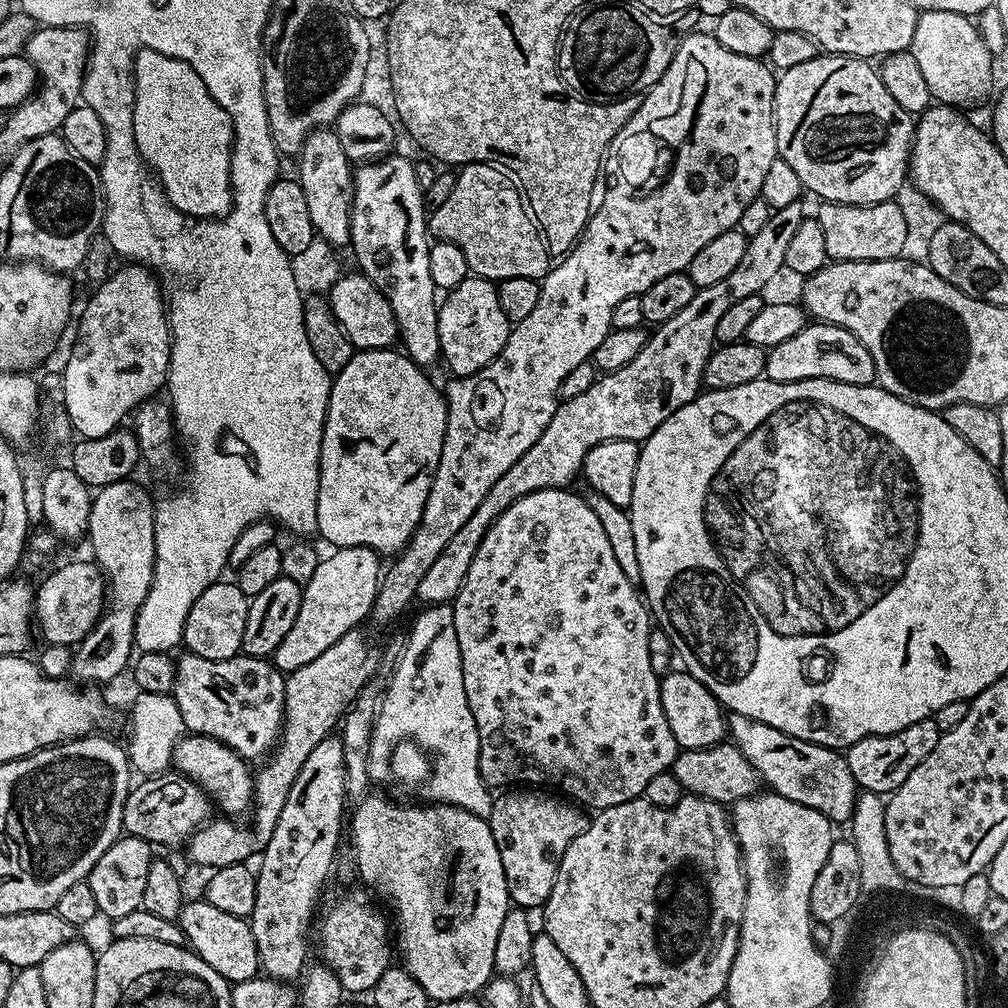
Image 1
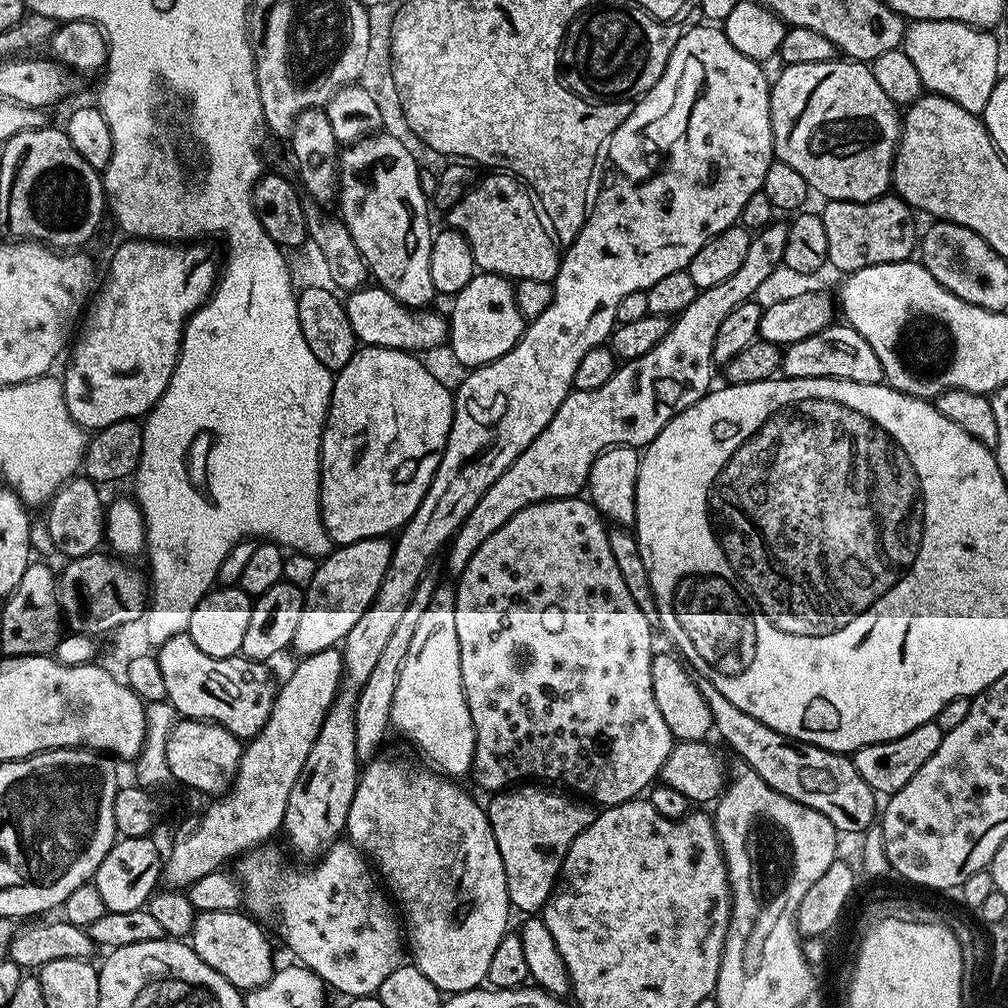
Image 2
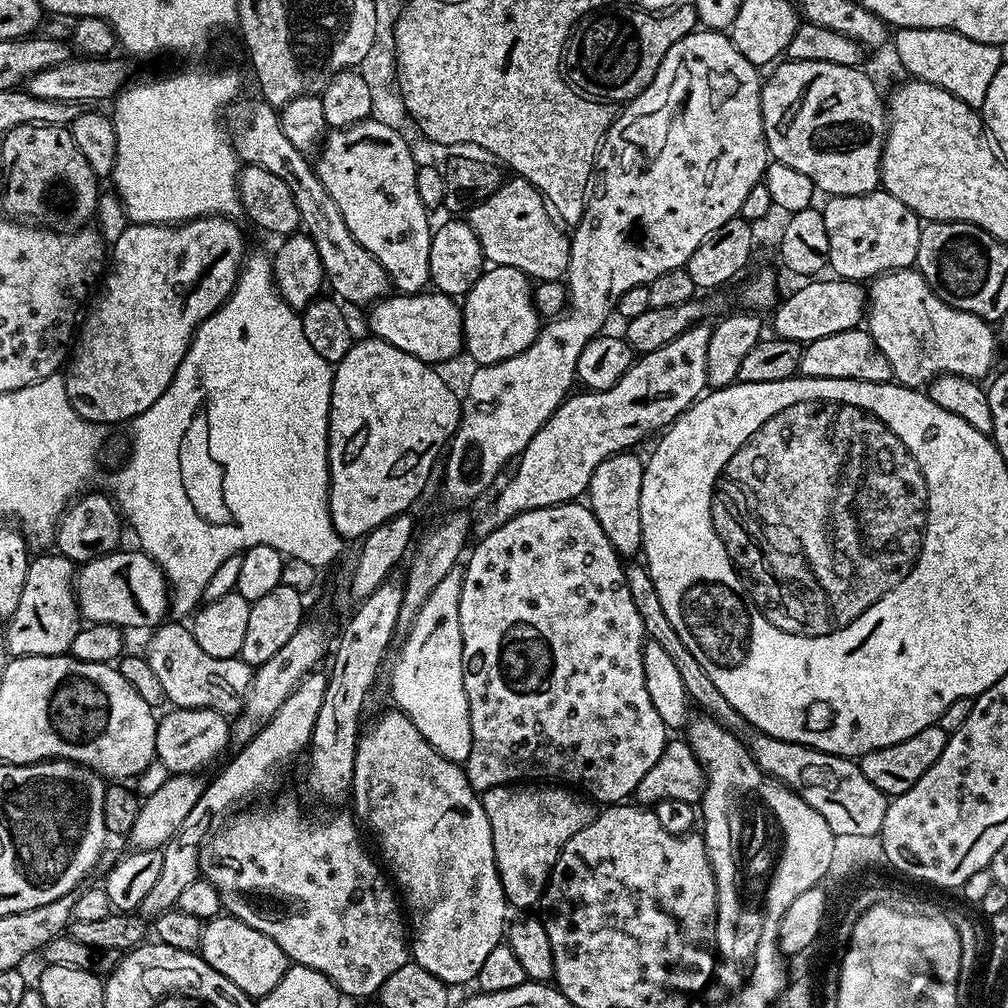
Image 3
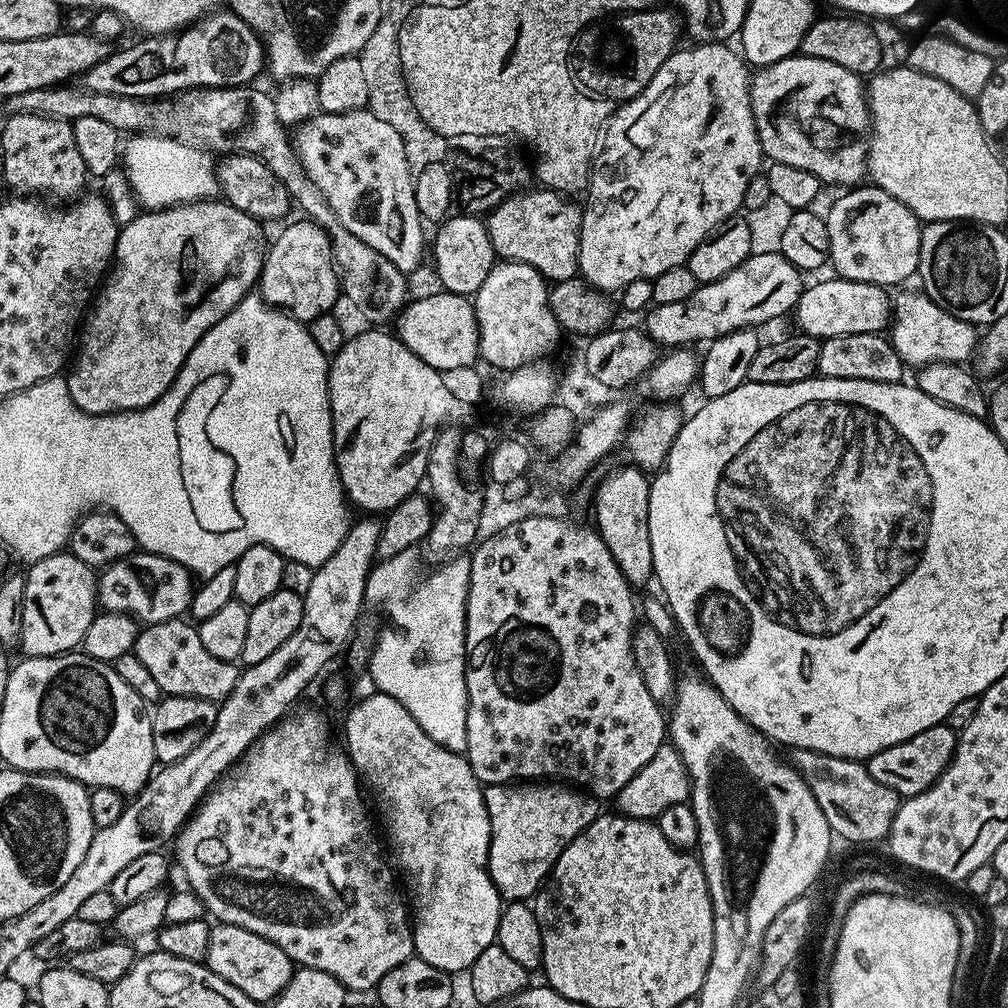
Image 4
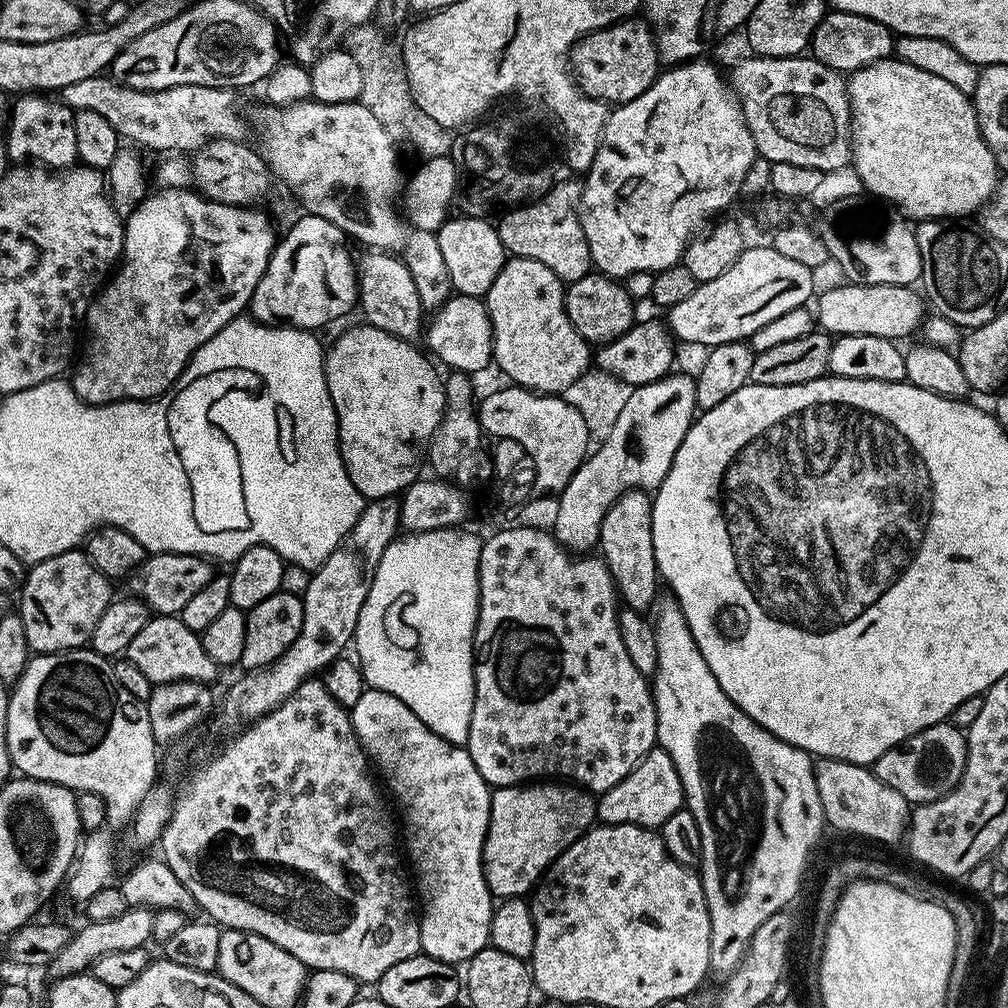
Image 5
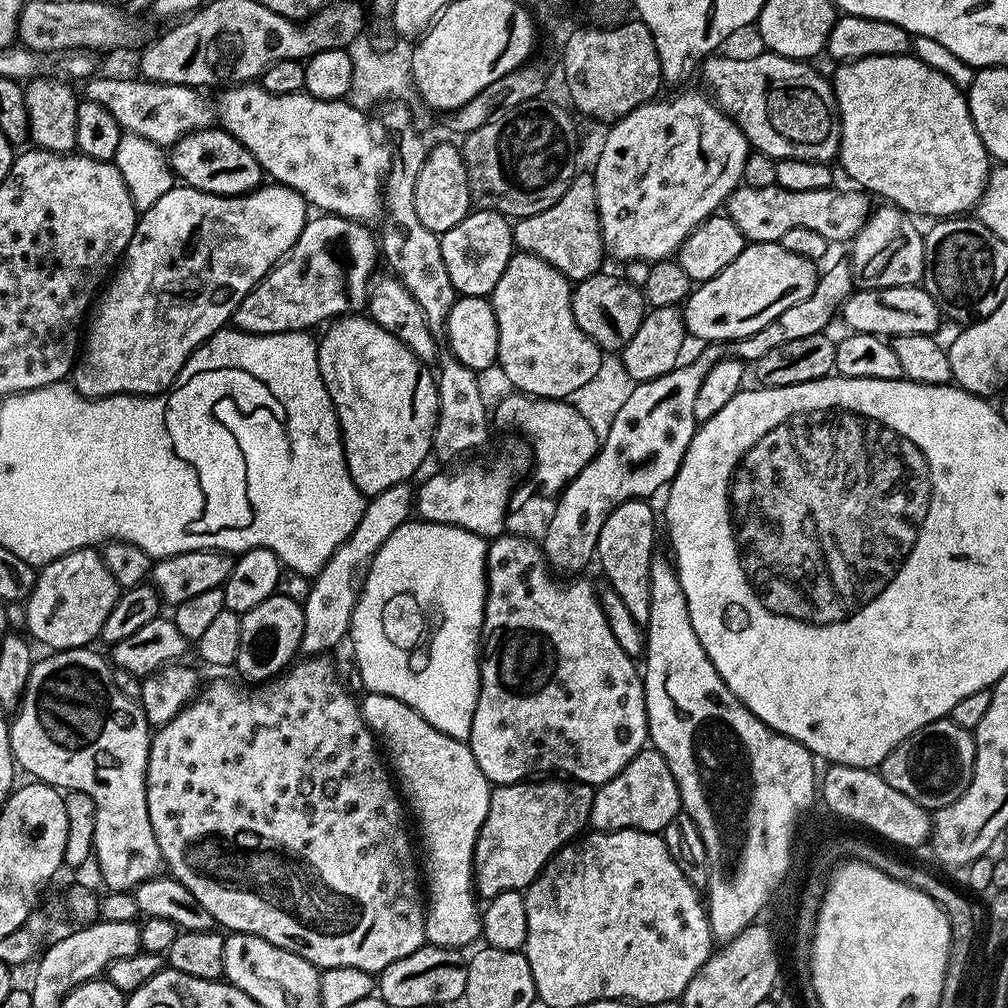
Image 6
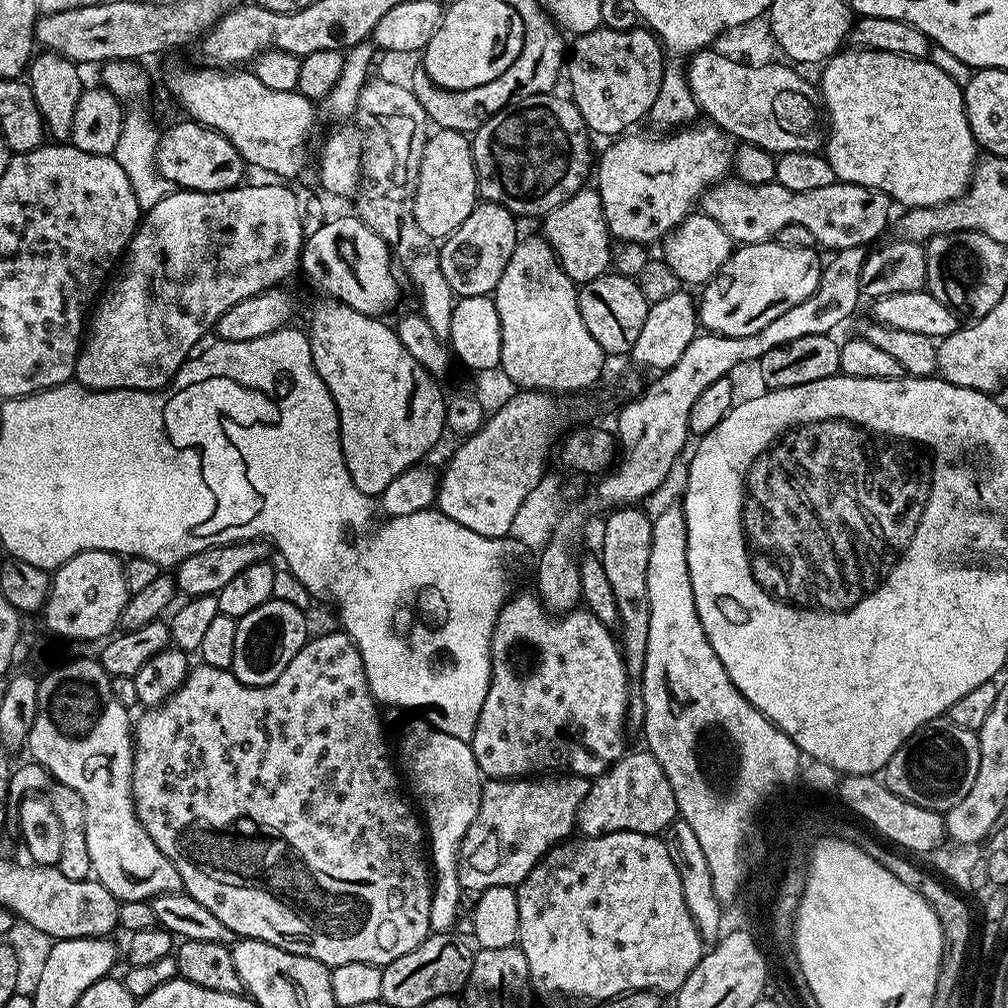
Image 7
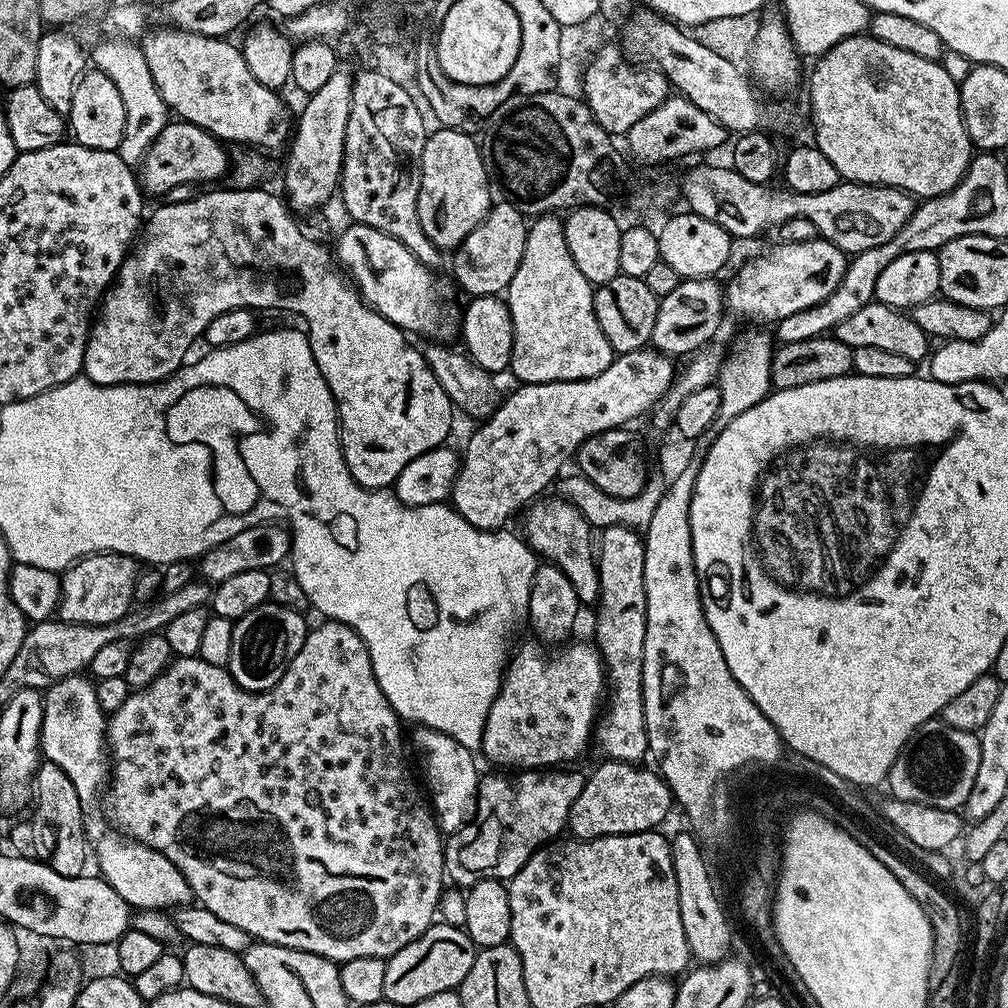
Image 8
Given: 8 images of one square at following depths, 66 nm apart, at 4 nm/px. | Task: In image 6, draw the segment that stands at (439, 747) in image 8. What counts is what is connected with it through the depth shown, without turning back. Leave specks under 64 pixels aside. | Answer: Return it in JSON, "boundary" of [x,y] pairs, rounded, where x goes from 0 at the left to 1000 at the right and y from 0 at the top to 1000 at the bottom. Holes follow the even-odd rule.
{"boundary":[[[365,687],[362,691],[362,694],[356,695],[357,710],[373,731],[380,749],[389,750],[388,761],[391,763],[396,785],[403,795],[403,802],[408,813],[411,817],[411,813],[413,813],[413,817],[417,820],[415,837],[416,840],[417,837],[421,840],[419,873],[423,878],[421,932],[430,940],[460,942],[463,937],[468,937],[471,933],[475,934],[478,929],[478,901],[475,896],[472,898],[474,886],[470,880],[468,852],[472,832],[478,823],[478,815],[482,815],[488,782],[478,768],[474,756],[470,756],[468,743],[461,735],[451,734],[438,728],[431,720],[427,720],[427,716],[423,716],[419,708],[415,708],[407,700],[403,700],[403,696],[395,692],[380,690],[374,687]]]}

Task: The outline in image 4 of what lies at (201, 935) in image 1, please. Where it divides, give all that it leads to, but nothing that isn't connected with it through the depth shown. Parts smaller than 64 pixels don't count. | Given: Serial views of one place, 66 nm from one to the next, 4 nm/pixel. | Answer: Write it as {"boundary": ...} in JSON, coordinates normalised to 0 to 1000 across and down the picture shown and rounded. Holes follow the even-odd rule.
{"boundary":[[[215,916],[208,927],[208,942],[204,959],[216,970],[231,976],[240,986],[255,994],[269,994],[286,977],[292,963],[292,954],[264,931],[240,919]]]}

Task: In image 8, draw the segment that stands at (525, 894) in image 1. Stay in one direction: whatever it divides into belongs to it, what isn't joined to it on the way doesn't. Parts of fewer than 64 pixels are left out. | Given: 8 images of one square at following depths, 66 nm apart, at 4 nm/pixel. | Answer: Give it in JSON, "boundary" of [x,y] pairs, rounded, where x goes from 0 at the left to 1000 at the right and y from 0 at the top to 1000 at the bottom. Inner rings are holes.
{"boundary":[[[516,764],[511,768],[496,768],[500,770],[481,769],[476,776],[476,783],[472,789],[472,807],[467,813],[447,826],[440,839],[440,863],[445,874],[457,877],[460,883],[473,877],[475,873],[508,872],[514,863],[528,848],[539,841],[541,837],[551,834],[563,822],[565,800],[577,788],[581,773],[580,767],[560,766],[563,764]]]}

